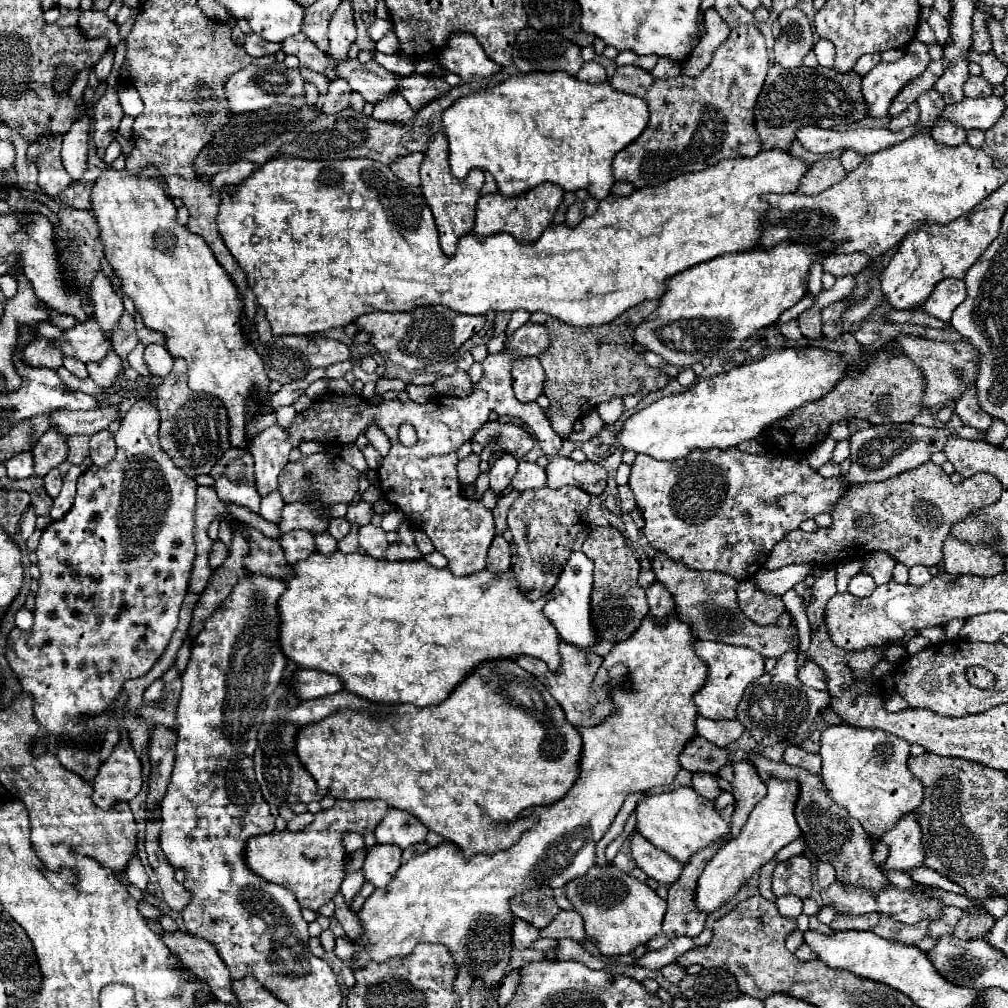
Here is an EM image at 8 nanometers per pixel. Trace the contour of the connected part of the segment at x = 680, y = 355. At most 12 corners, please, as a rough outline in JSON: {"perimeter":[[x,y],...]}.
{"perimeter":[[780,243],[666,279],[634,341],[680,367],[734,351],[834,249]]}

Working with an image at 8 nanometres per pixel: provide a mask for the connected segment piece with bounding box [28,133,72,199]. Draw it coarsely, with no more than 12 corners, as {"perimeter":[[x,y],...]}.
{"perimeter":[[44,133],[28,147],[38,185],[54,199],[72,181],[62,165],[62,137]]}

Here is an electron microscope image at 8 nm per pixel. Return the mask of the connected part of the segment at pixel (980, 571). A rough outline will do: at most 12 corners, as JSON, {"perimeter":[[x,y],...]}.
{"perimeter":[[948,535],[944,571],[998,575],[1004,557]]}

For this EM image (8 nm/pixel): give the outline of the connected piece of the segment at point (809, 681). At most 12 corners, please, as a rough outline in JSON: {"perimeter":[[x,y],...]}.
{"perimeter":[[808,661],[798,671],[806,687],[826,691],[826,673]]}

